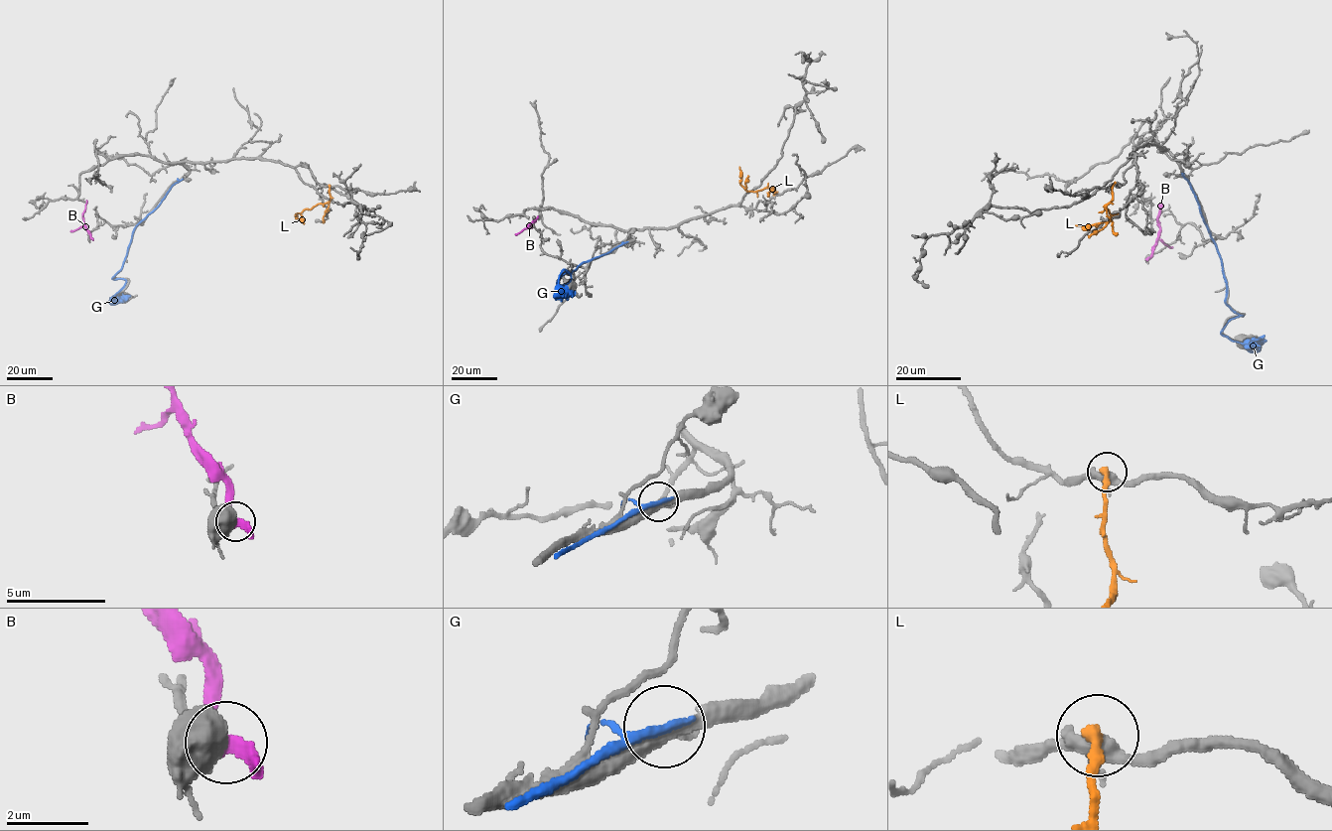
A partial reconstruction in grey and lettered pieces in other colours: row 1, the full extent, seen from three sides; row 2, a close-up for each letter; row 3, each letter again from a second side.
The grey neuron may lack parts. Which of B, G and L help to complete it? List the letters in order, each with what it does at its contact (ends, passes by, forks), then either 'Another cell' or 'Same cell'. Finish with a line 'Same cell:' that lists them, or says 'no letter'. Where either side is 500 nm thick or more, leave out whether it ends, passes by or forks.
B: Another cell
G: It passes by. Another cell
L: It ends there. Another cell
Same cell: no letter

